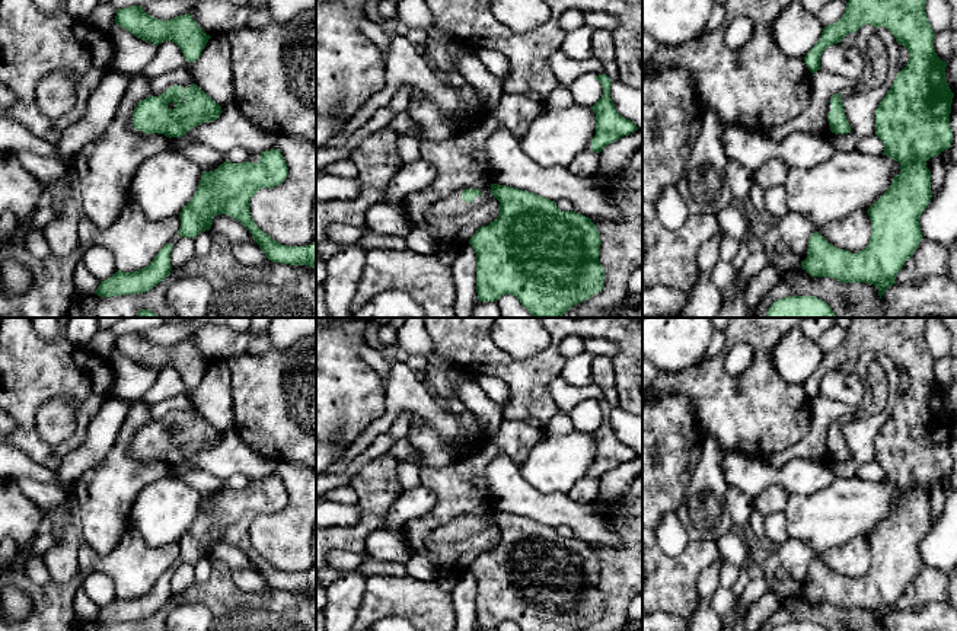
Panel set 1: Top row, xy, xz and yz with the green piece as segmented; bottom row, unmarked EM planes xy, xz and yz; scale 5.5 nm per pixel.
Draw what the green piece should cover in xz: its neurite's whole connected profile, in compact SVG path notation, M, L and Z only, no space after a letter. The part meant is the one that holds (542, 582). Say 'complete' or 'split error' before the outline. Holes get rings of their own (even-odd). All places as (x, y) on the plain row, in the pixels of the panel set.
complete; M491 510L491 520L500 528L500 541L469 565L476 579L481 628L511 621L521 631L578 631L603 615L602 565L591 545L562 538L555 528L519 514Z

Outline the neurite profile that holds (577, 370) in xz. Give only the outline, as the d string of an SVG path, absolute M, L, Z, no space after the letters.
M586 351L580 356L568 357L561 369L559 377L572 386L588 386L593 383L593 361L594 356Z

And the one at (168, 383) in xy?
M165 367L156 373L154 385L140 398L140 401L147 405L156 405L186 392L188 388L184 385L181 375L172 367Z

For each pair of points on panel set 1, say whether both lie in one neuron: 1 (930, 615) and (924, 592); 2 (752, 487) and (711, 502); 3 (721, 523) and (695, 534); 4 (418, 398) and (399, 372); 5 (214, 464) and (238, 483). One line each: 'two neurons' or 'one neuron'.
1: two neurons
2: two neurons
3: one neuron
4: one neuron
5: two neurons

